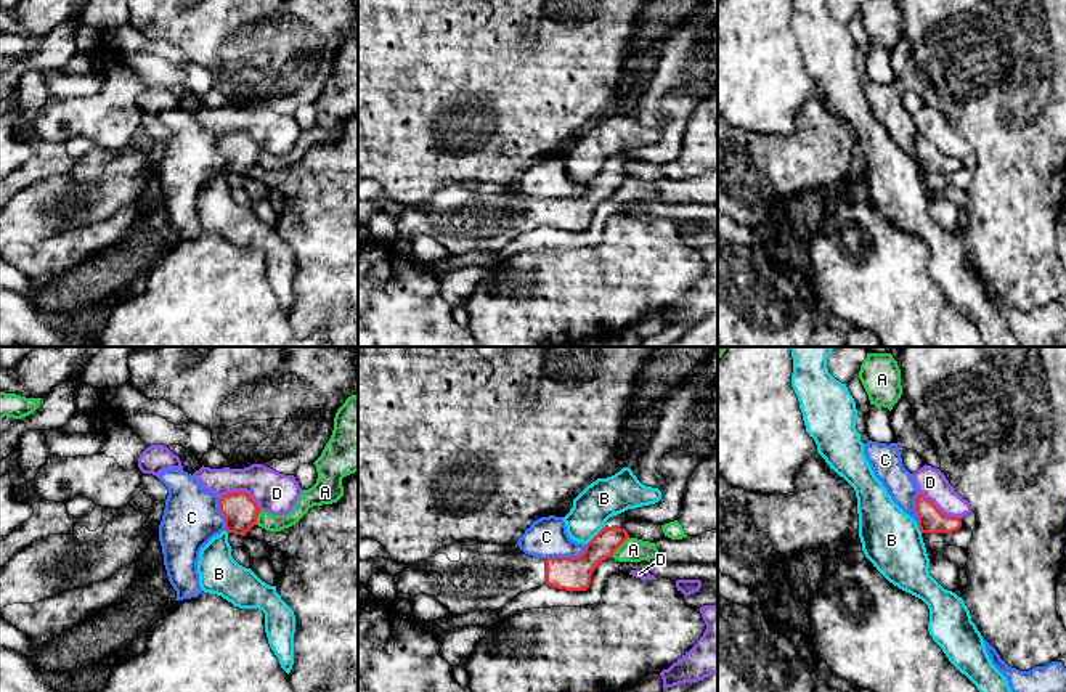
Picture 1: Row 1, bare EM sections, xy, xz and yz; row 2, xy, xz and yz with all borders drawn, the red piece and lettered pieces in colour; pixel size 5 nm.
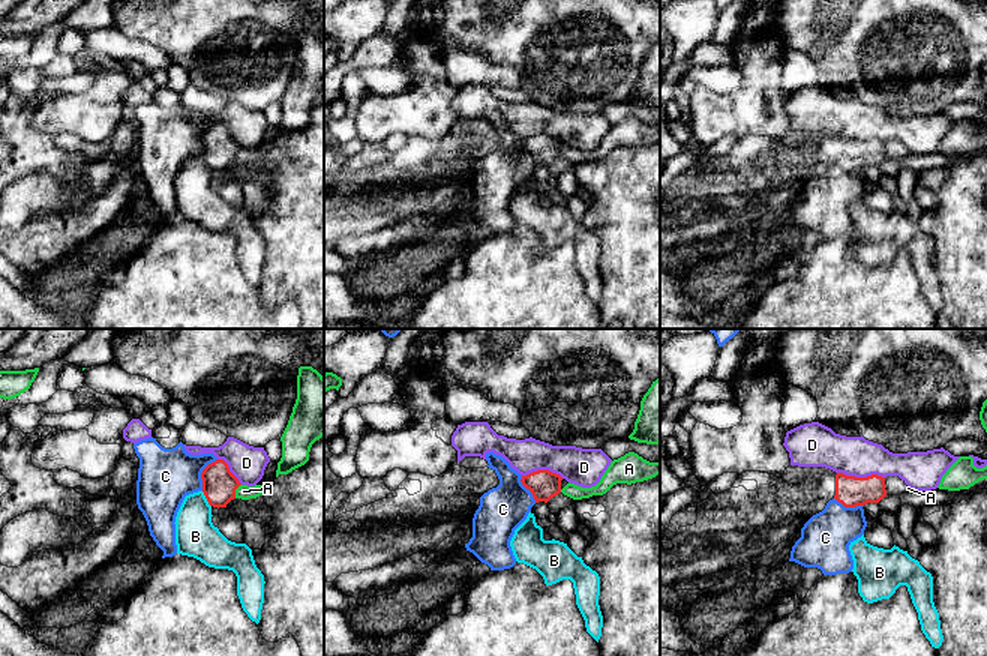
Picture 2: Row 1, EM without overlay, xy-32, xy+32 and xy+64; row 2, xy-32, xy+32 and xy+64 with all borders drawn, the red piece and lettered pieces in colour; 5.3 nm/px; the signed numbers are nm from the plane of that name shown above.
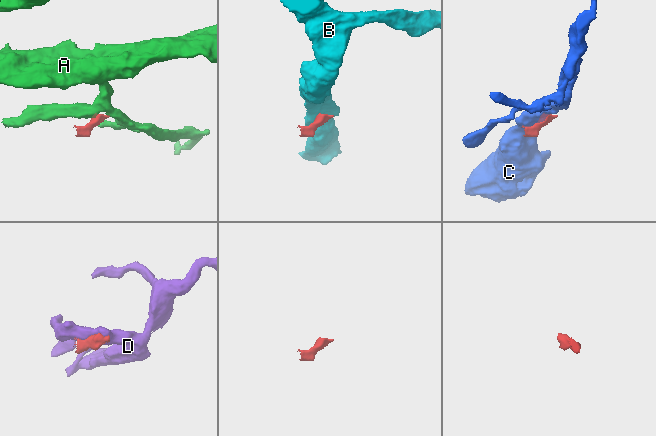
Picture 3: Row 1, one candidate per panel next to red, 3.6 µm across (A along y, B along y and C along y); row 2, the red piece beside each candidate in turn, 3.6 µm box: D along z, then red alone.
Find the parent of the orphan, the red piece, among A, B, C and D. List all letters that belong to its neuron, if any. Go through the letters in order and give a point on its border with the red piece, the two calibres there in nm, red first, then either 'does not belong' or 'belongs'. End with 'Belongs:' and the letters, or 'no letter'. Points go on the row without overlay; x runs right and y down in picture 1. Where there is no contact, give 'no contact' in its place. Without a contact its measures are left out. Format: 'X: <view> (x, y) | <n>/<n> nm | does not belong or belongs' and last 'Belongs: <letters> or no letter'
A: xz (620, 185) | 140/120 nm | does not belong
B: xz (596, 175) | 180/200 nm | does not belong
C: xz (567, 198) | 180/200 nm | does not belong
D: xy (243, 132) | 170/200 nm | does not belong
Belongs: no letter

